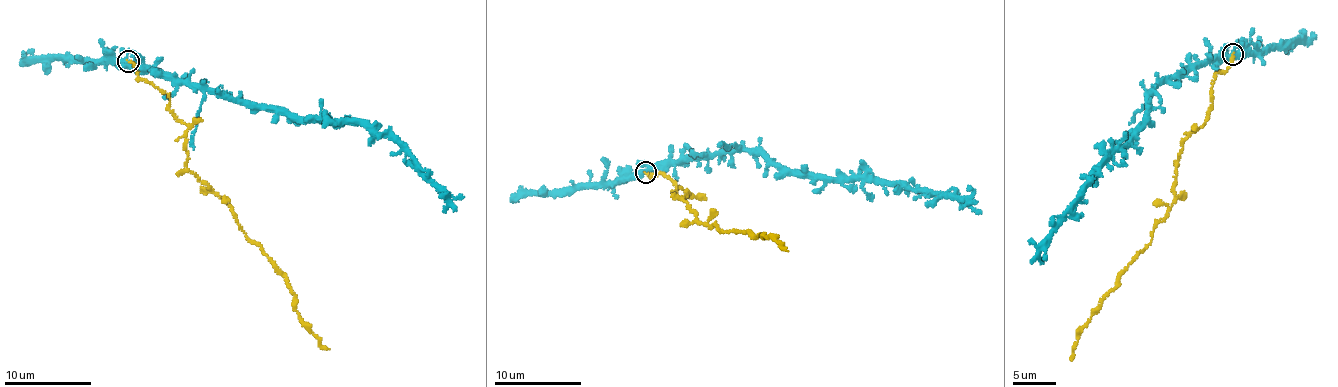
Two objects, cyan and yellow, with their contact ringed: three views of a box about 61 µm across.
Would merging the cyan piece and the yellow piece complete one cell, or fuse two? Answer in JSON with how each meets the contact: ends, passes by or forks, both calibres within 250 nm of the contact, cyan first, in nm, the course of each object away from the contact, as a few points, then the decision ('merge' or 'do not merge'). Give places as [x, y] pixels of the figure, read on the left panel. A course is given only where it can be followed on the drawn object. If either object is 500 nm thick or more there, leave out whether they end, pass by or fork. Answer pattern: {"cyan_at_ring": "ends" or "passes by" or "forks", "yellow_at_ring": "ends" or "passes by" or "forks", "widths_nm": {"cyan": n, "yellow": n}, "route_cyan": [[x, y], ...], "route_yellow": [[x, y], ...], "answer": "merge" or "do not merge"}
{"cyan_at_ring": "forks", "yellow_at_ring": "ends", "widths_nm": {"cyan": 400, "yellow": 200}, "route_cyan": [[129, 60], [168, 78], [298, 117], [372, 126], [407, 144], [447, 203], [444, 211]], "route_yellow": [[127, 60], [167, 95], [187, 125], [187, 166], [229, 204], [248, 240], [284, 274], [304, 322], [329, 349]], "answer": "do not merge"}

